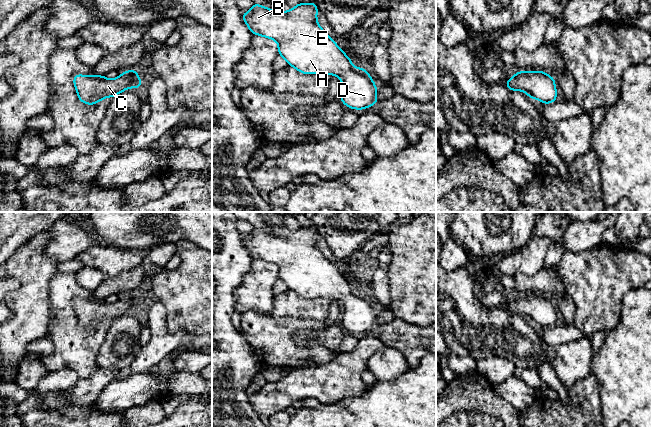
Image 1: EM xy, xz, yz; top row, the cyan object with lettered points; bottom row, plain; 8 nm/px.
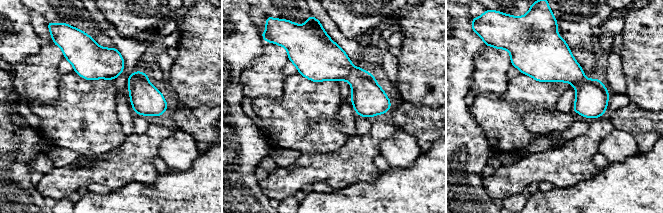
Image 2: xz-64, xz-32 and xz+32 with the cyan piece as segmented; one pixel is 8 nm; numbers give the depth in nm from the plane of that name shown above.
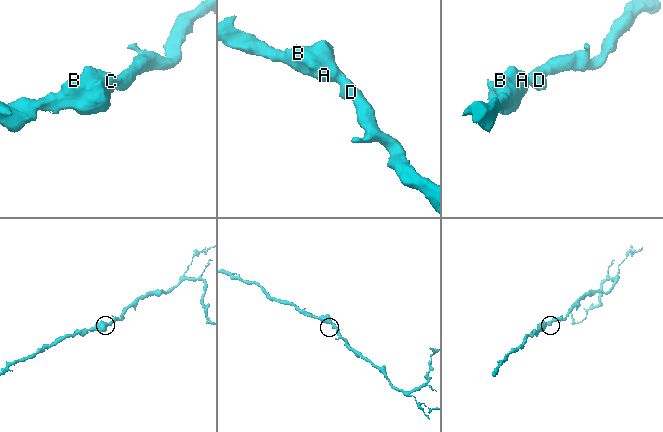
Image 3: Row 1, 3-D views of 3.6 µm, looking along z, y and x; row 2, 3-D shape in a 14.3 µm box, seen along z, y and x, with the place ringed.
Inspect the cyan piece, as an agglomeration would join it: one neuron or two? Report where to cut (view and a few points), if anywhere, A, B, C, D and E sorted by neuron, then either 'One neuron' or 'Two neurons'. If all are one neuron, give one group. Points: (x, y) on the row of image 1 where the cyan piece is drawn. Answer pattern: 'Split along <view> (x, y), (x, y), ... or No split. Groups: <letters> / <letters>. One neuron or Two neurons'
No split. Groups: A B C D E. One neuron

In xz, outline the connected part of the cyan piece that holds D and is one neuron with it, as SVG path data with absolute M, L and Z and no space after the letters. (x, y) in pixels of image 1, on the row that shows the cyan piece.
M314 0L312 4L299 3L287 12L275 11L255 4L247 13L242 12L243 21L254 34L270 38L278 43L278 54L289 66L303 74L330 74L341 79L340 99L351 109L363 110L377 104L377 87L368 71L354 67L351 59L338 47L336 42L325 33L317 22L317 11Z

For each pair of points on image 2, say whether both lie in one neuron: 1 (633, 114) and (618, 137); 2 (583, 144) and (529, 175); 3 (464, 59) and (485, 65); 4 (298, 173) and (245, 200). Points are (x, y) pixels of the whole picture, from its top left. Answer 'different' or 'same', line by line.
1: different
2: same
3: different
4: different

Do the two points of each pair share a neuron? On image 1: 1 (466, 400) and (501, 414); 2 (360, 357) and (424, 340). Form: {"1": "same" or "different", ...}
{"1": "same", "2": "different"}

